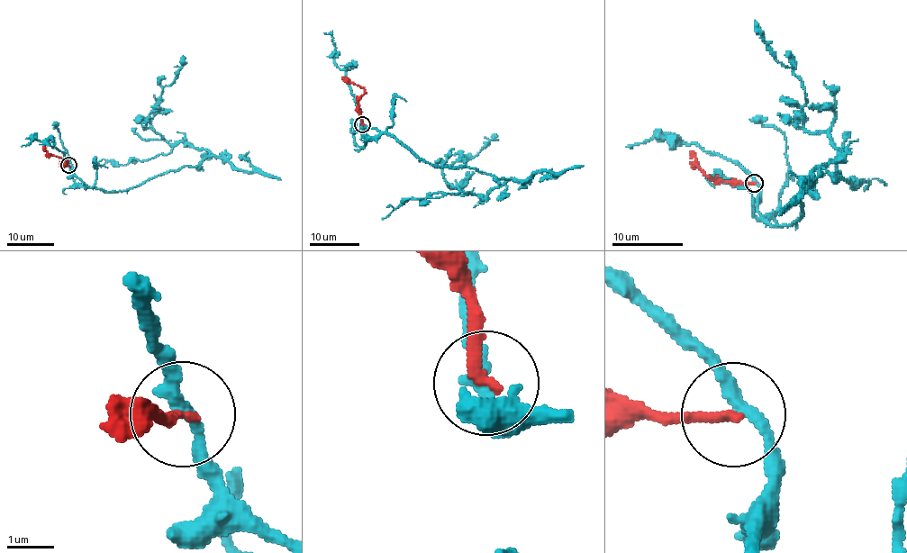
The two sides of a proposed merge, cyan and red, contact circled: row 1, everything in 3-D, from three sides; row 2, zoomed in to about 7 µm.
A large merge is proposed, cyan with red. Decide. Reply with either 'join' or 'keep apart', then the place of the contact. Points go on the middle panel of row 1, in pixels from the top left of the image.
keep apart | (362, 124)

